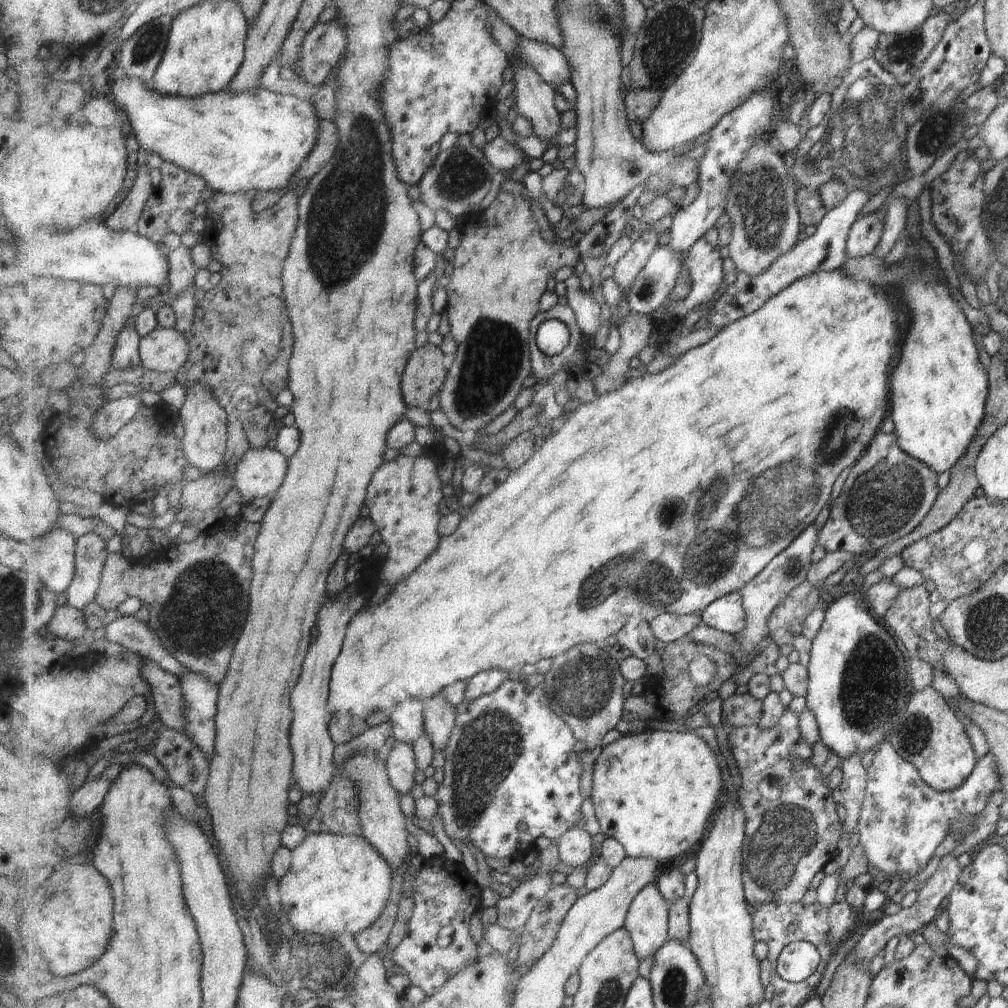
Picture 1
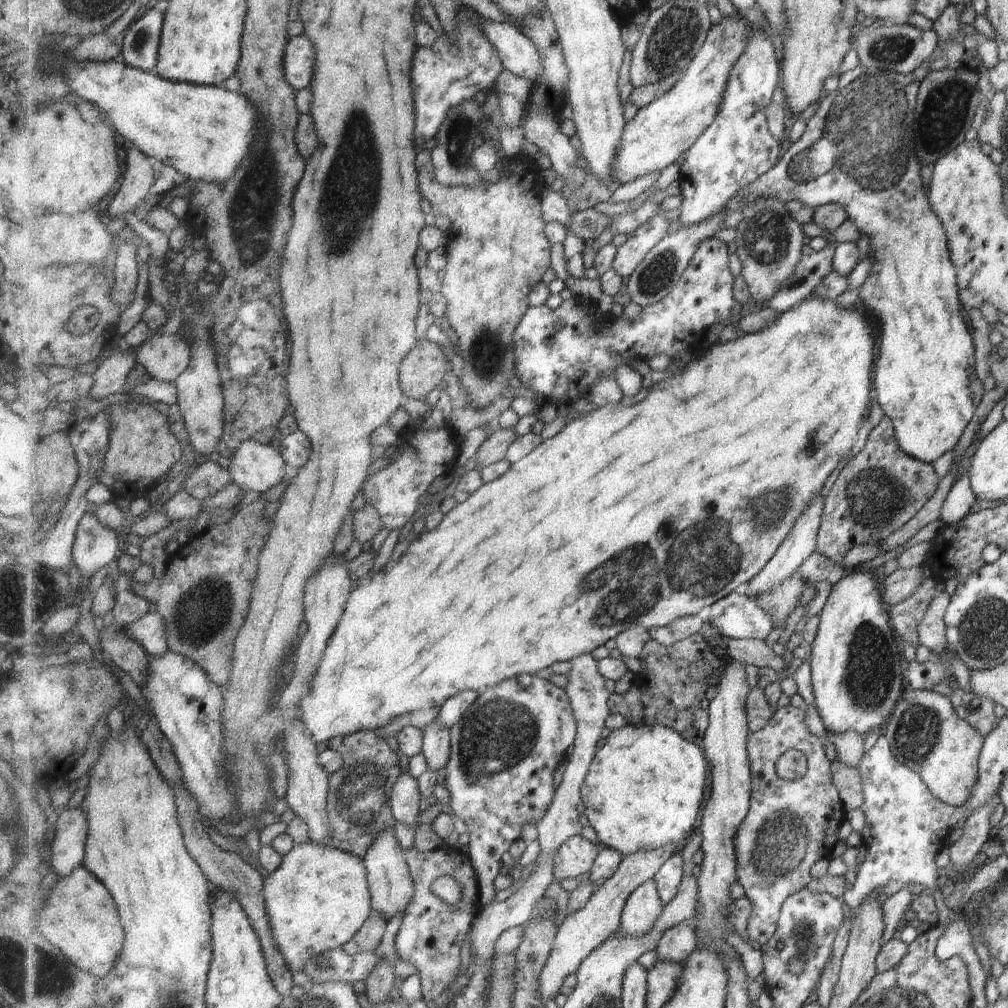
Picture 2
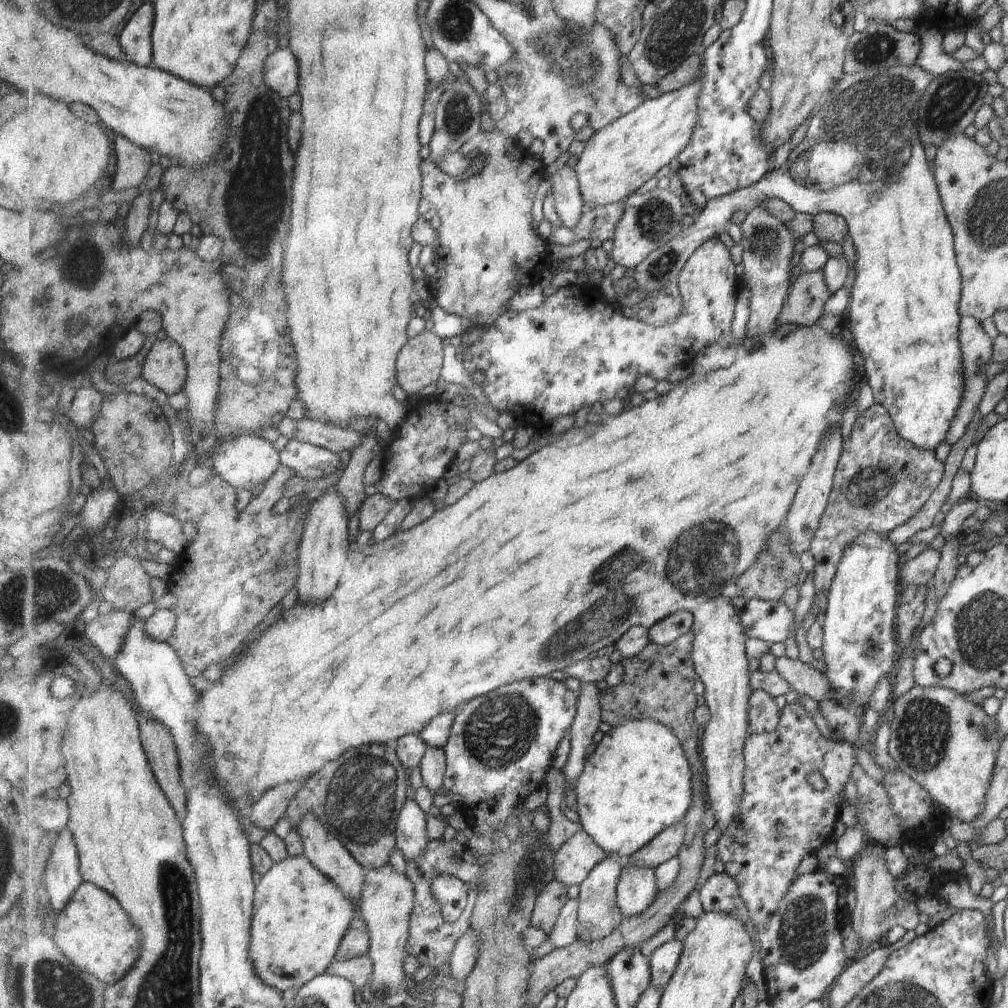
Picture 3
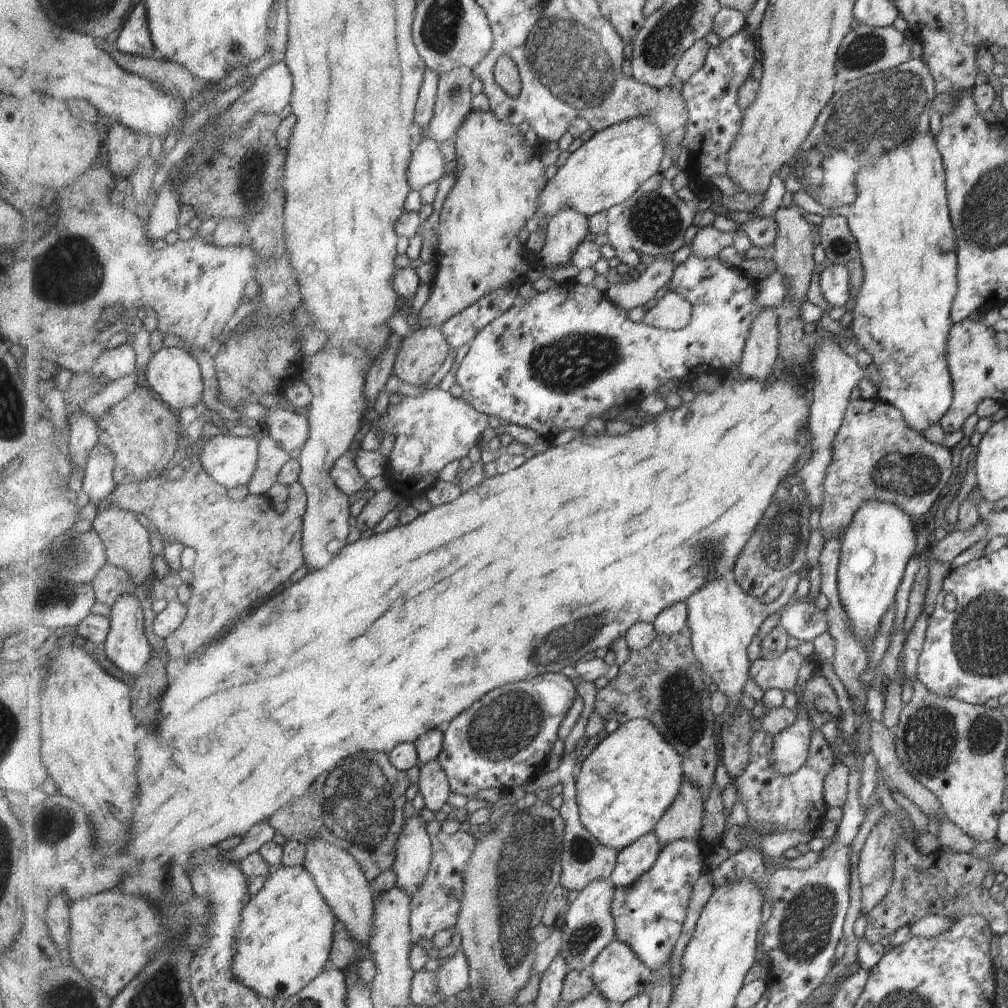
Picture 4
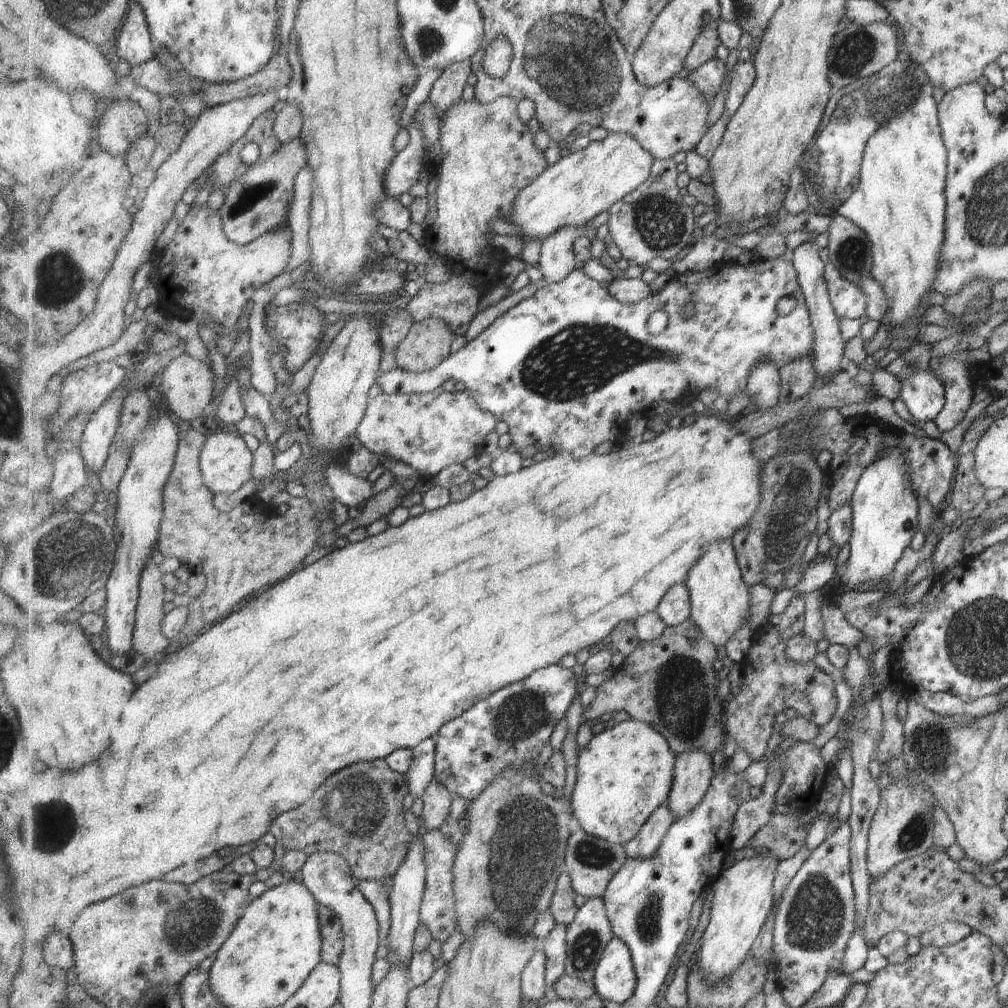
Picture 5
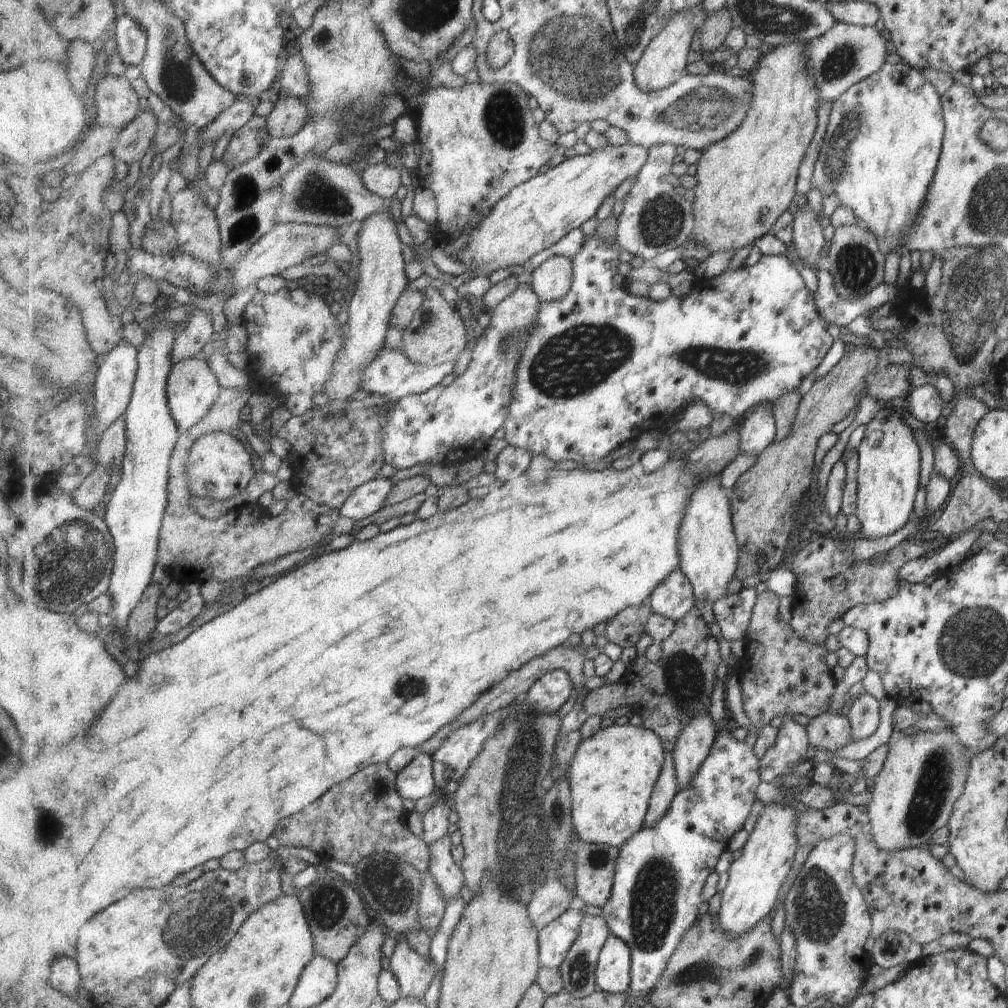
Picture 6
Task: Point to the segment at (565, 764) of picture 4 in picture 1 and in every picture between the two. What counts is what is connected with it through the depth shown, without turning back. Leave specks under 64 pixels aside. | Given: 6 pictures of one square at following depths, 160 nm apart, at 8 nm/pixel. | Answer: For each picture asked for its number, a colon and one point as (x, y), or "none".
1: (575, 848)
2: (576, 857)
3: (573, 862)

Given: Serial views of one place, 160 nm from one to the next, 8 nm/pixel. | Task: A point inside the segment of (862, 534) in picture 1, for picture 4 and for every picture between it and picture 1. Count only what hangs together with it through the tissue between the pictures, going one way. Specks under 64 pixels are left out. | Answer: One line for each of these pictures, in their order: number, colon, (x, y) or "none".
2: (880, 488)
3: (881, 480)
4: (876, 457)

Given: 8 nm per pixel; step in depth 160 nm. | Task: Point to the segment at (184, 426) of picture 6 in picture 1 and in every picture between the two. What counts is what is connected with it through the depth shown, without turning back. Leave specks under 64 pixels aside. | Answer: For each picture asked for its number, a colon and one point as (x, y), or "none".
1: (165, 350)
2: (166, 358)
3: (165, 367)
4: (174, 374)
5: (187, 383)

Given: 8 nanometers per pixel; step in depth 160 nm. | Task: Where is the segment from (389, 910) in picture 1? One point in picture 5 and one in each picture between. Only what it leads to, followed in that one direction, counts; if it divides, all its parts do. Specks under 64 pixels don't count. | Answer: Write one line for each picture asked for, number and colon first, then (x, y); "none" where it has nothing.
2: (369, 937)
3: (357, 942)
4: (347, 951)
5: (333, 936)

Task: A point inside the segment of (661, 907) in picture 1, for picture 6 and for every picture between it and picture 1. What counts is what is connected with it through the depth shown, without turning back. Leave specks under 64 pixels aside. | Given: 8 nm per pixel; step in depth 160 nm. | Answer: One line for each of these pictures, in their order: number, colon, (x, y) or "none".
2: (644, 908)
3: (637, 890)
4: (634, 862)
5: (647, 842)
6: (665, 789)

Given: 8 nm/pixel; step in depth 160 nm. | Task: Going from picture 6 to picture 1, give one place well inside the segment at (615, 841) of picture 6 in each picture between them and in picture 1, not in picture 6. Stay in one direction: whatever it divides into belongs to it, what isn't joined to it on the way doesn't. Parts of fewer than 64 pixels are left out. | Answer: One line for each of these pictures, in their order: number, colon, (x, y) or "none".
1: (656, 792)
2: (647, 786)
3: (638, 781)
4: (626, 785)
5: (624, 774)

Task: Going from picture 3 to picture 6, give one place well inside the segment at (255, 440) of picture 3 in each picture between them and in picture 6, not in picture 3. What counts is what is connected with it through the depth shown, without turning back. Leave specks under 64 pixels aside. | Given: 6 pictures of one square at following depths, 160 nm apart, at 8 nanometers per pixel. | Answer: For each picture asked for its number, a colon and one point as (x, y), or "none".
4: (232, 461)
5: (227, 464)
6: (219, 467)

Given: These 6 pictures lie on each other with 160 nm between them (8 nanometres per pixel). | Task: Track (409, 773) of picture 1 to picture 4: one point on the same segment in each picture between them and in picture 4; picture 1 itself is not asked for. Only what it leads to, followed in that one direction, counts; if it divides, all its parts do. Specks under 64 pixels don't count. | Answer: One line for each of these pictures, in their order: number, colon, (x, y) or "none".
2: (405, 800)
3: (413, 839)
4: (414, 858)

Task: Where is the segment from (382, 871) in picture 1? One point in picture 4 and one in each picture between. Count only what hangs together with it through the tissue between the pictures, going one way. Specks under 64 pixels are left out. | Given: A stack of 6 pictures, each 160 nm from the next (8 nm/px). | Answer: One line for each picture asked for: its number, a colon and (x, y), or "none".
2: (318, 899)
3: (300, 917)
4: (287, 935)

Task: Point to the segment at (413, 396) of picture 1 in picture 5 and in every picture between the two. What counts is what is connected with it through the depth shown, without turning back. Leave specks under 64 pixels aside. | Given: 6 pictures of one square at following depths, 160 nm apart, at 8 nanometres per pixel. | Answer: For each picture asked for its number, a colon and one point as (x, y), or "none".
2: (424, 368)
3: (420, 363)
4: (421, 355)
5: (428, 344)

